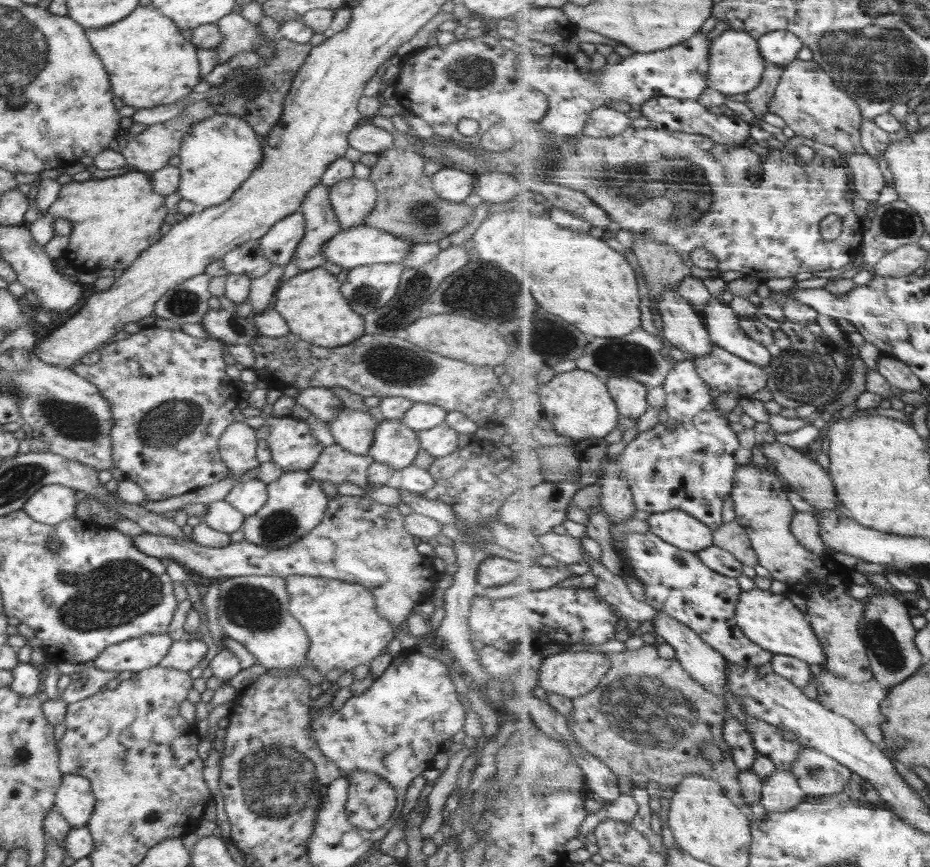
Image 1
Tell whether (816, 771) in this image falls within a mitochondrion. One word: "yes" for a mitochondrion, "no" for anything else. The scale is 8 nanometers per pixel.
yes

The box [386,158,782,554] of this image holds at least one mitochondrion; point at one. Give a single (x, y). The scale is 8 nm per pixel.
(494, 297)

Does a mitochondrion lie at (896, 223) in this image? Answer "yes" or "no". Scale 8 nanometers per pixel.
yes

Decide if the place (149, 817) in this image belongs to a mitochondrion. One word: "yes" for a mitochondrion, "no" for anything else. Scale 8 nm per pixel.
yes

